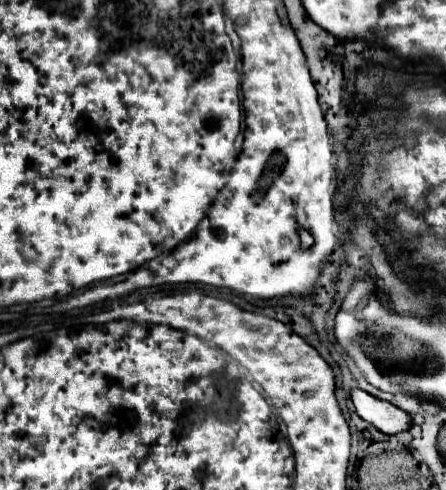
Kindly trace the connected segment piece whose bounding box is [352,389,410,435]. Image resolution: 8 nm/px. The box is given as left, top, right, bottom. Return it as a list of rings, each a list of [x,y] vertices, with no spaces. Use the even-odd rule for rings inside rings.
[[[362,389],[352,391],[352,403],[360,419],[374,425],[380,433],[394,435],[406,431],[410,425],[410,415],[402,413],[398,407],[390,405],[388,401],[380,401]]]

